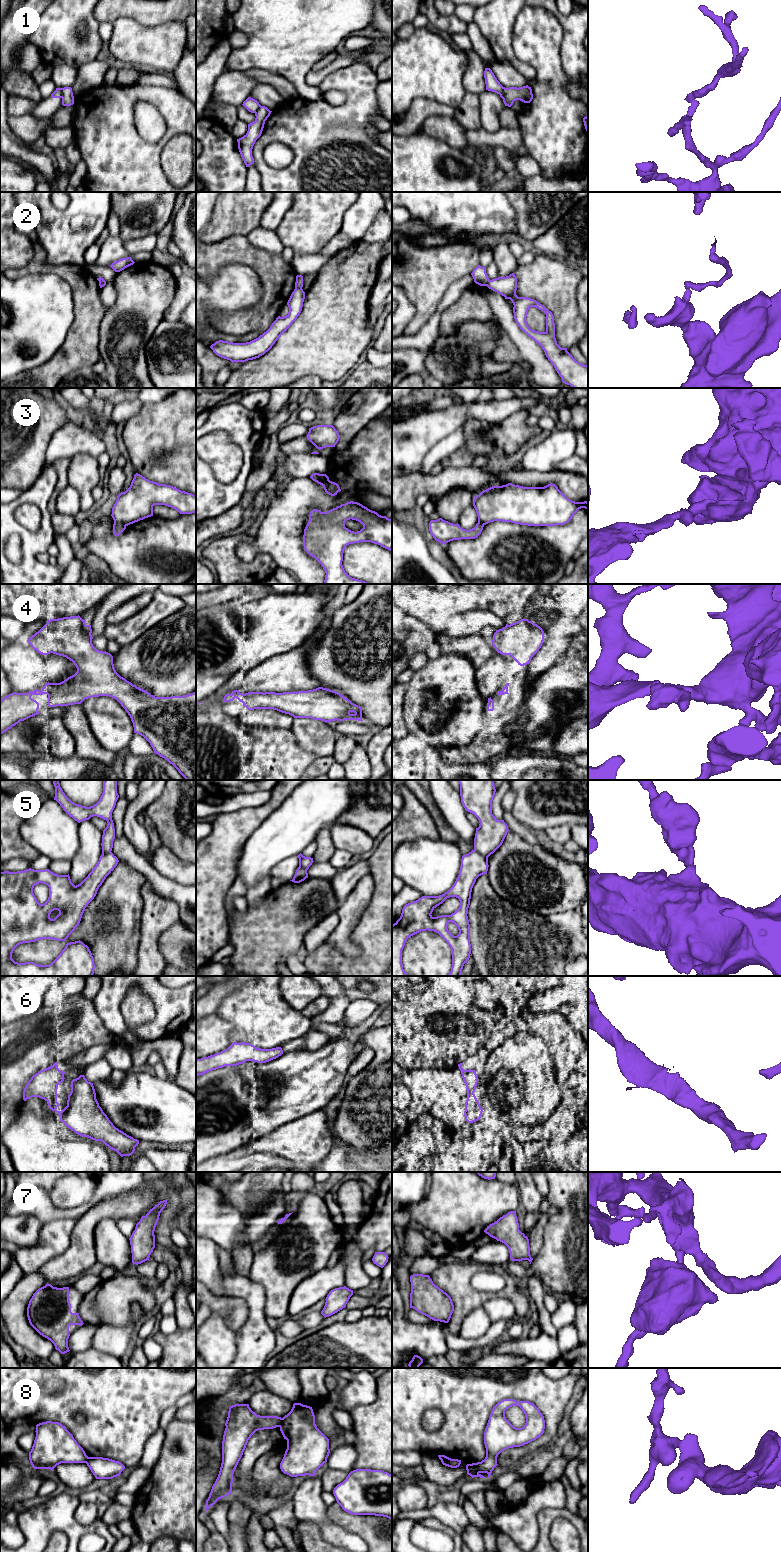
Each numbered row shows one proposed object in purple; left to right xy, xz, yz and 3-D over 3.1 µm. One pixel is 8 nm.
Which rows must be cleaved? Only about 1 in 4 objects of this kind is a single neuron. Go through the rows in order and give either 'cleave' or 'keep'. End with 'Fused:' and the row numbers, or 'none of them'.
1: cleave
2: cleave
3: cleave
4: keep
5: cleave
6: keep
7: keep
8: cleave
Fused: 1, 2, 3, 5, 8

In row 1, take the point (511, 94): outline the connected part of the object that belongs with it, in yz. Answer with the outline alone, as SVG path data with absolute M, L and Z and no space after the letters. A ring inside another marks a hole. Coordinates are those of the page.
M528 85L523 87L504 88L503 102L505 106L511 107L516 100L530 103L533 99L532 89Z

